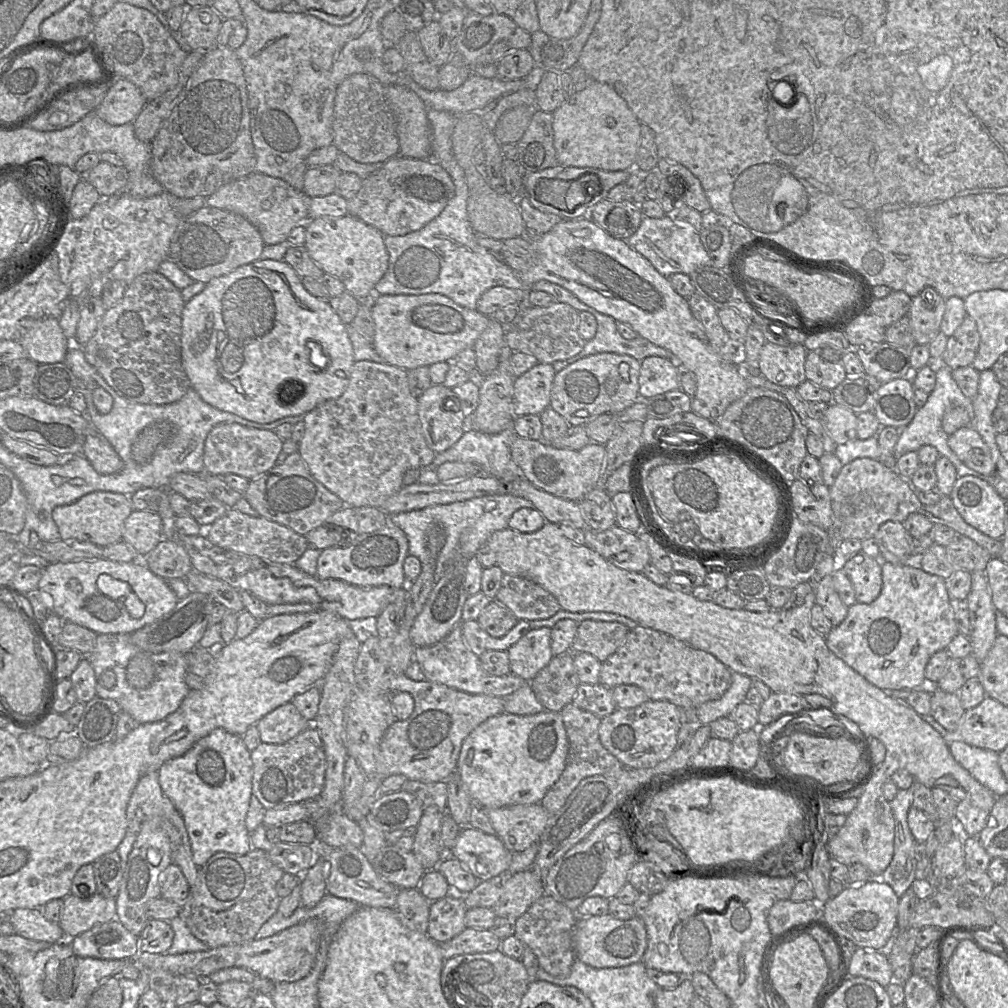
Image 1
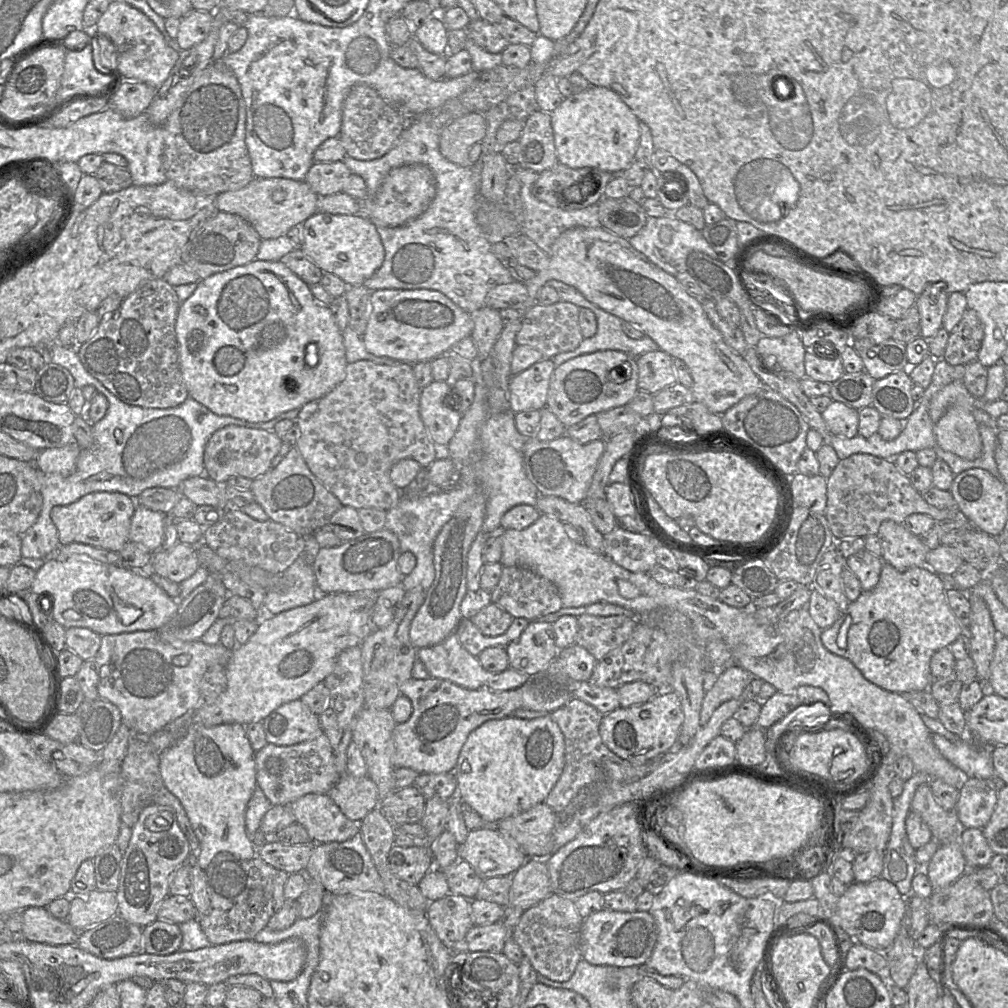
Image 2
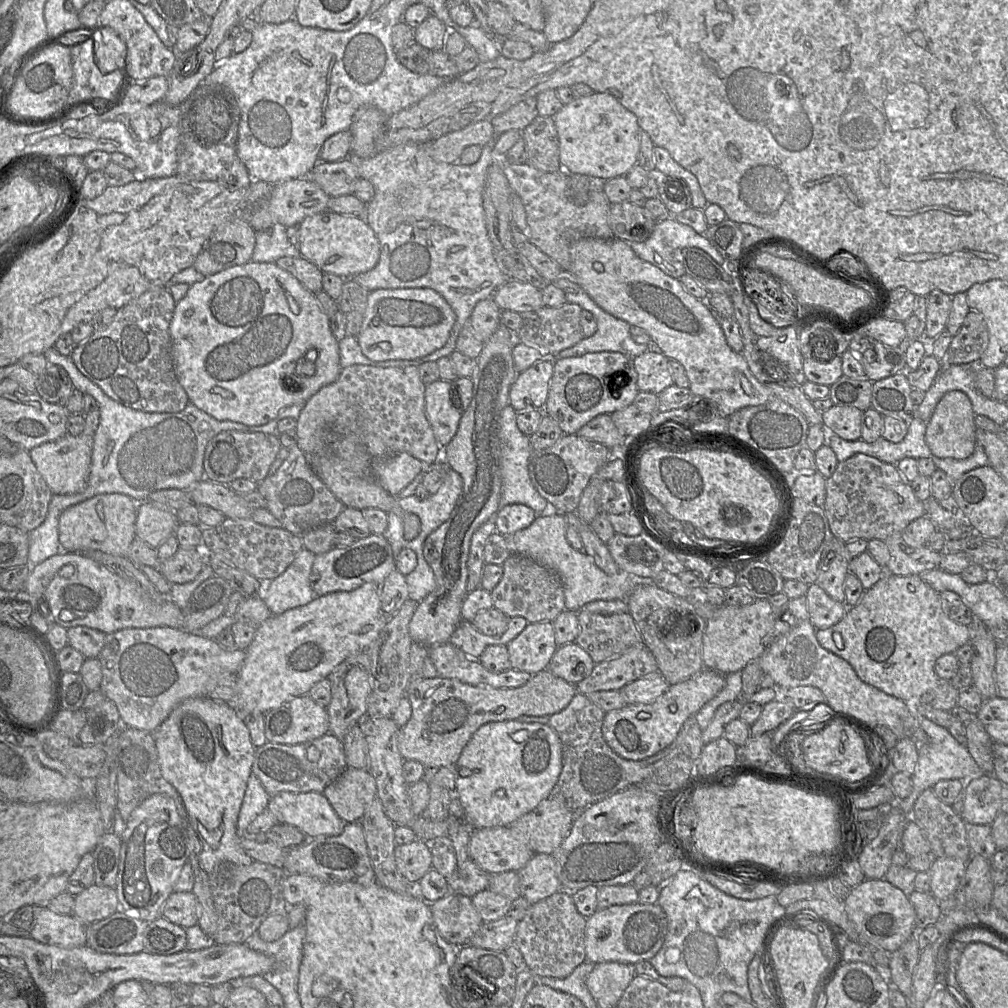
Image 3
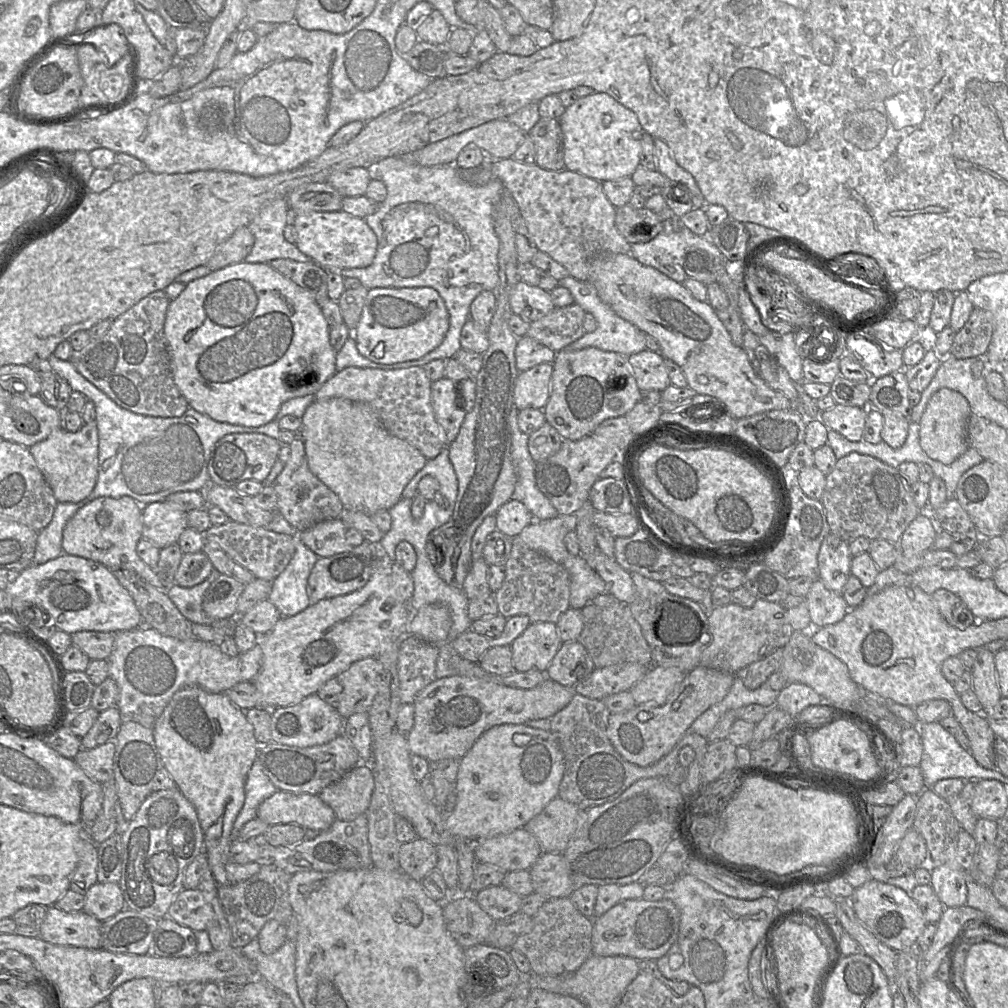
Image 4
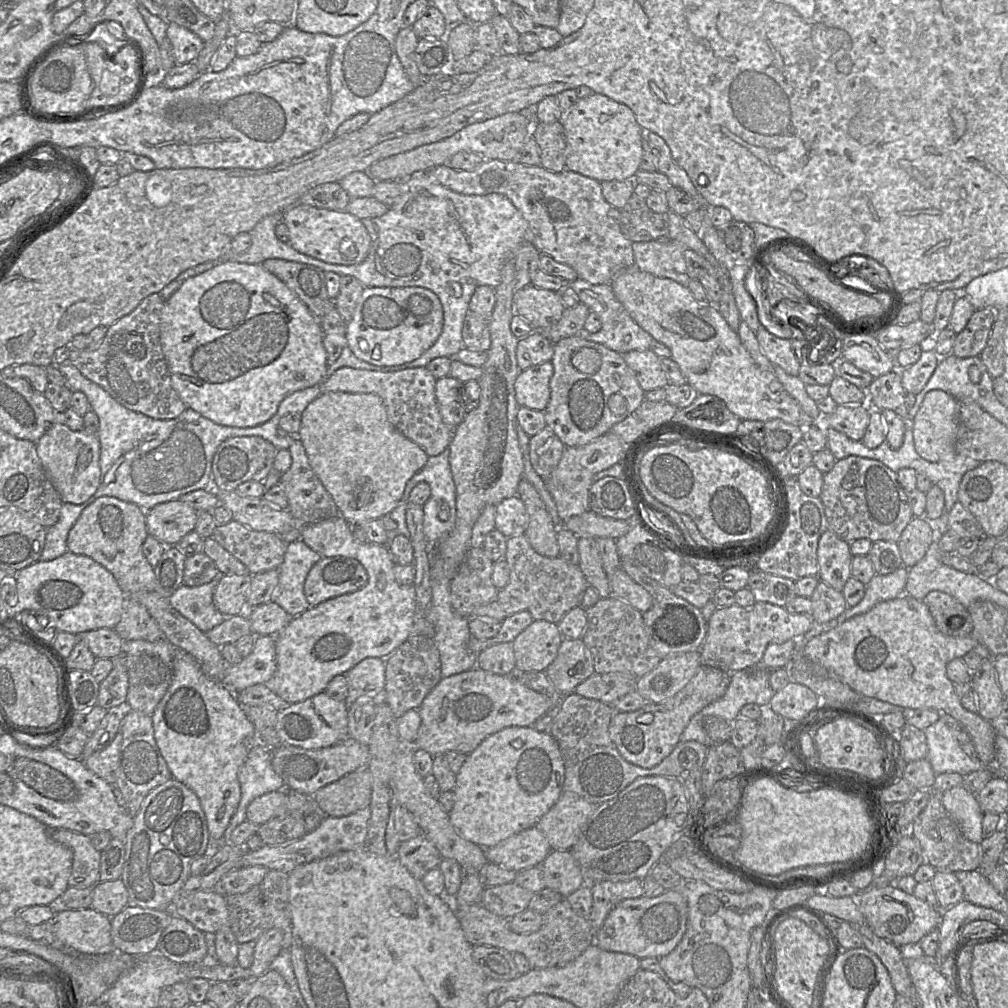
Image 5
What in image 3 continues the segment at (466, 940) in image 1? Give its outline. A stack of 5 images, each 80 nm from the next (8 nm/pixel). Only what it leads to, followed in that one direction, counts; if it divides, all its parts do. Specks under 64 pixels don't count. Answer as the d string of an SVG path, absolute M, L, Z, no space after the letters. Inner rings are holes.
M508 916L483 922L467 945L504 952L514 942L517 925L518 921Z

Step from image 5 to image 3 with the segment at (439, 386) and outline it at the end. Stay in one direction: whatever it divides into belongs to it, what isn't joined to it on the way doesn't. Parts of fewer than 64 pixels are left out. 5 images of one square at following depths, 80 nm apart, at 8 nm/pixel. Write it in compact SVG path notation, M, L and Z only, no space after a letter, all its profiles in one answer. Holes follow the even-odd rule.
M438 379L426 385L425 413L434 435L441 447L445 447L457 432L462 410L454 406L461 398L458 390L453 391L453 381Z

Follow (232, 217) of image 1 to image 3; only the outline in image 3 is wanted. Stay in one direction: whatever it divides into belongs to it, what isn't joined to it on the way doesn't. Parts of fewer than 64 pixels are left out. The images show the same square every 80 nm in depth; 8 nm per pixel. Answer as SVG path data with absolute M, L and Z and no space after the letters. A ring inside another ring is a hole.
M243 217L219 226L204 243L194 260L193 267L204 276L210 276L252 259L256 231Z

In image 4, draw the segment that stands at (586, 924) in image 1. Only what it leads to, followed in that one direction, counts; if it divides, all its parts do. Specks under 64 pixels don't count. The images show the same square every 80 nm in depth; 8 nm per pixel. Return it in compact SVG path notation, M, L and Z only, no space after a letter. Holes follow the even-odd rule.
M667 897L659 901L624 900L593 919L592 954L627 956L638 961L664 956L678 938L680 911Z

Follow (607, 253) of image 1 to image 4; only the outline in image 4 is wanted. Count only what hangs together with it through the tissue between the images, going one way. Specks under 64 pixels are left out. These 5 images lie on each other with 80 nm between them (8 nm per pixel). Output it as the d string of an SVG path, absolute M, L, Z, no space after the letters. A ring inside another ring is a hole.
M631 254L596 258L589 268L589 282L618 316L658 341L661 355L681 368L688 387L716 398L717 405L735 419L794 408L784 394L770 388L755 373L744 349L732 342L713 307L695 299L682 283L641 264Z

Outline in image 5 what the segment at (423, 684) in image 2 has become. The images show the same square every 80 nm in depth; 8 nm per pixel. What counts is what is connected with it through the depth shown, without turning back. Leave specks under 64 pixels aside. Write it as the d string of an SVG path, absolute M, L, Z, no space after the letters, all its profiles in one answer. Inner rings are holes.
M474 667L469 671L442 678L425 697L418 709L421 725L414 746L432 756L445 755L450 751L469 755L485 738L503 728L533 726L538 719L553 711L555 702L546 695L528 688L513 674L498 675Z

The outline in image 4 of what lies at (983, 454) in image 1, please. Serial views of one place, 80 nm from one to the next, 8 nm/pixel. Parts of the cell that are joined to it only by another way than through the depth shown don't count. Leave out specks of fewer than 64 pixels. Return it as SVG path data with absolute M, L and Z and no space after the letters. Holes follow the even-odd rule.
M941 388L930 398L919 422L919 440L922 449L933 460L951 464L969 448L967 423L972 414L968 400L959 392Z

